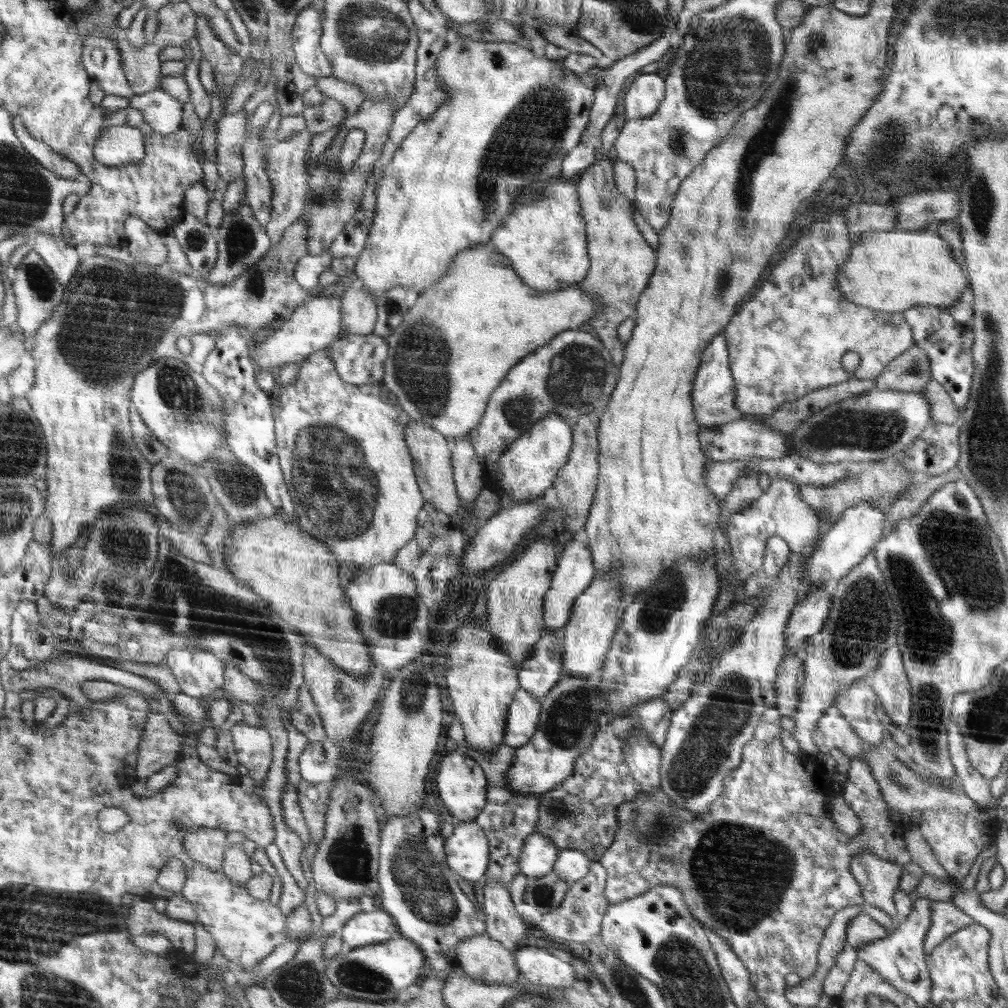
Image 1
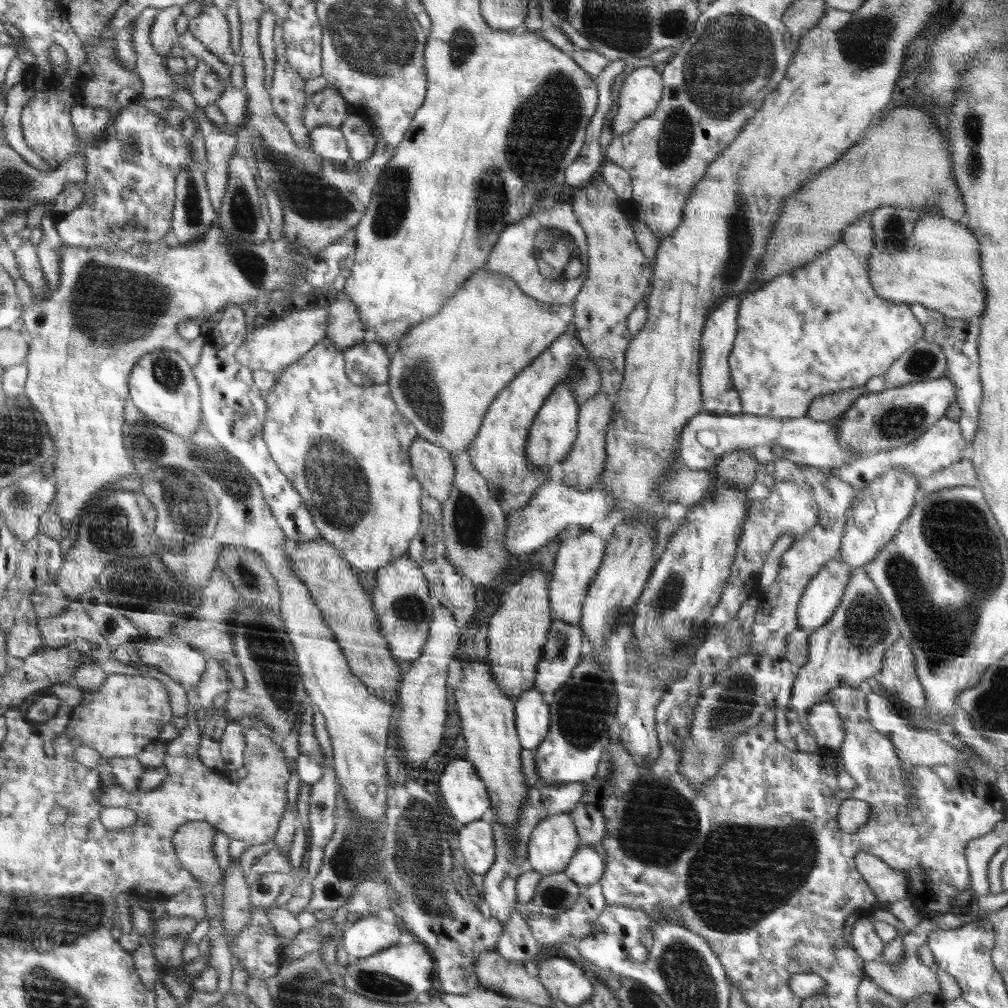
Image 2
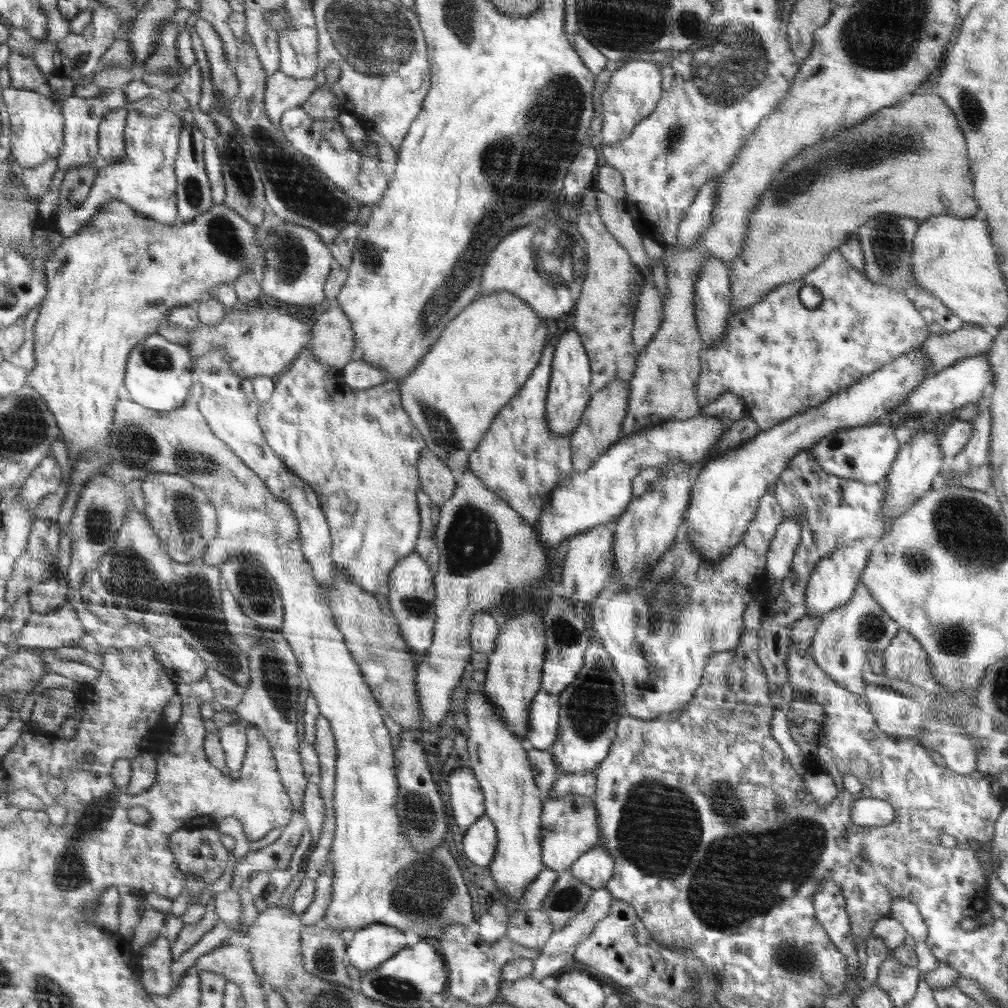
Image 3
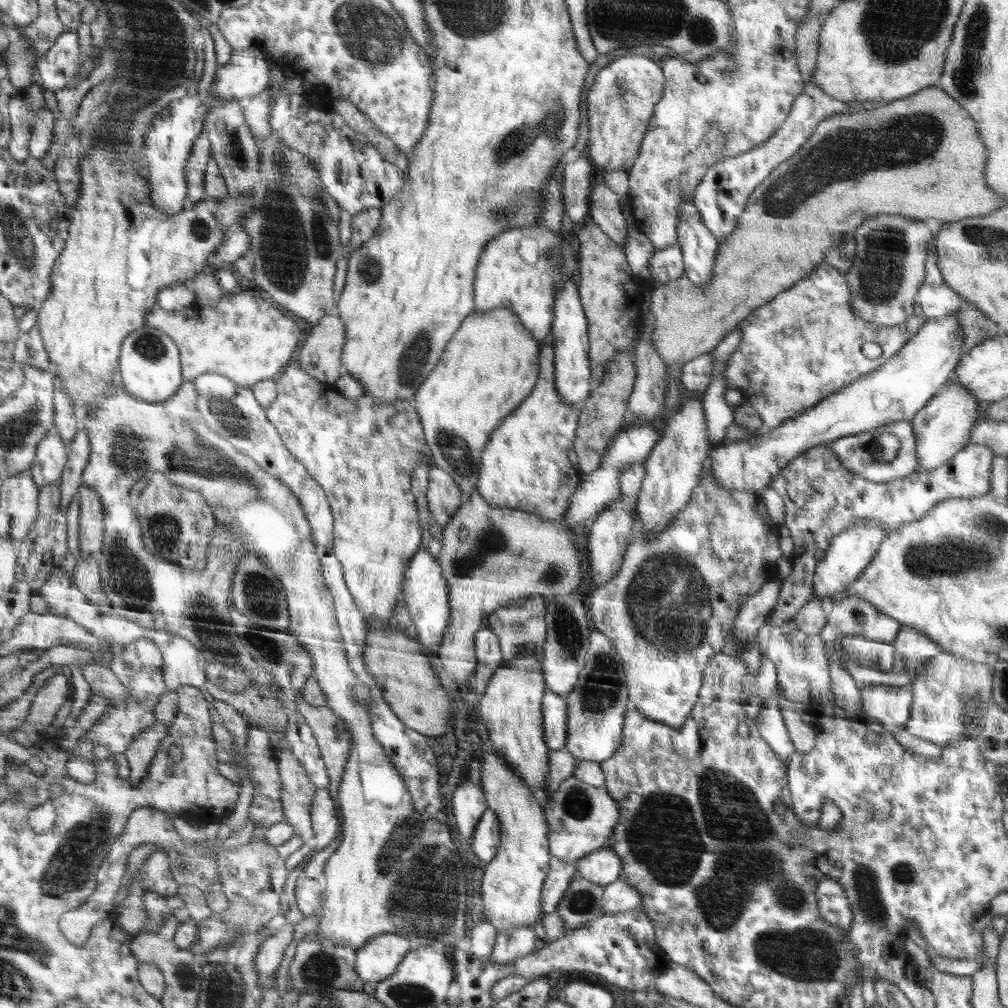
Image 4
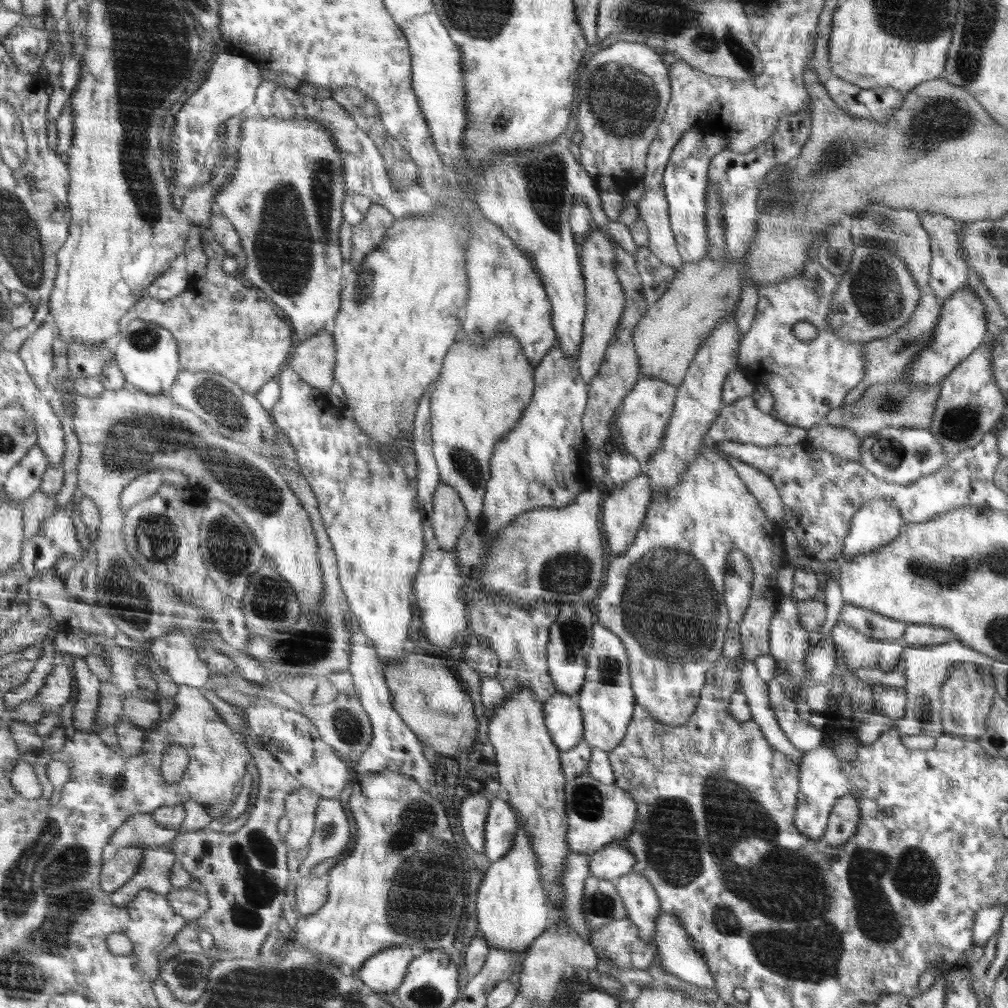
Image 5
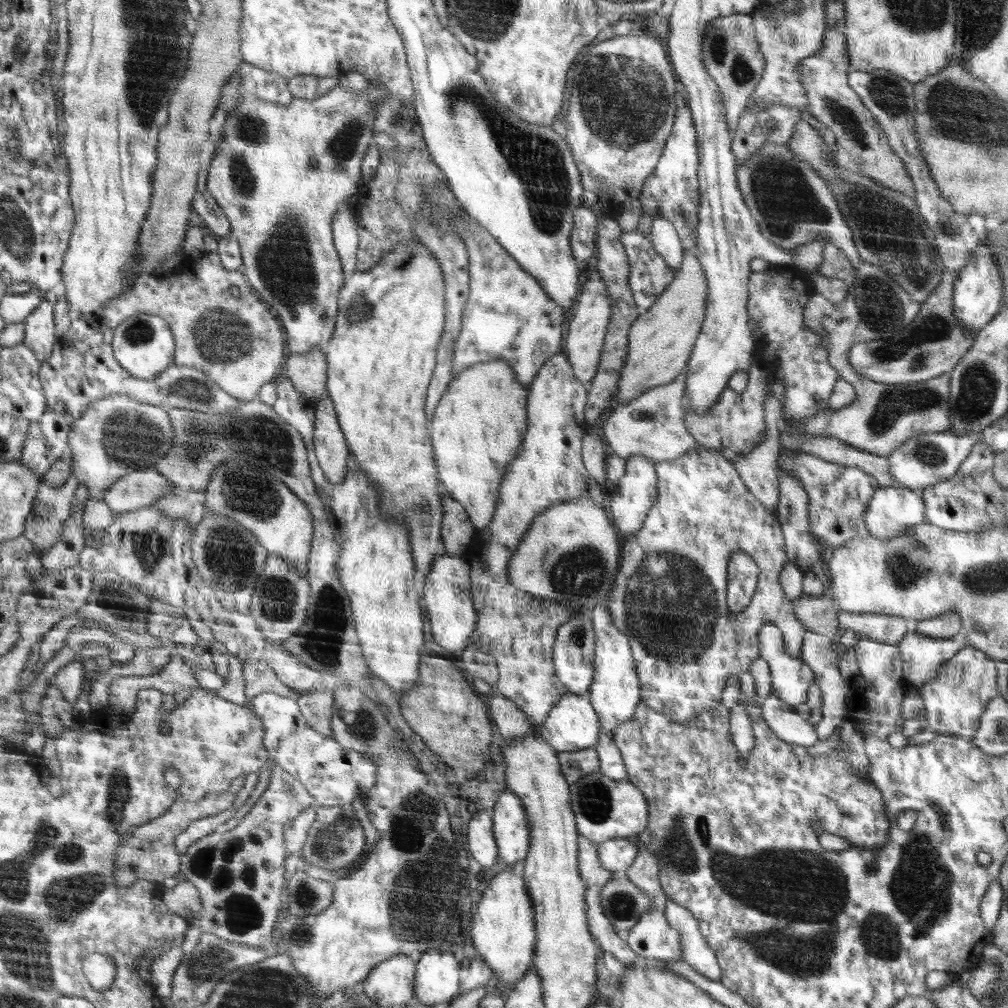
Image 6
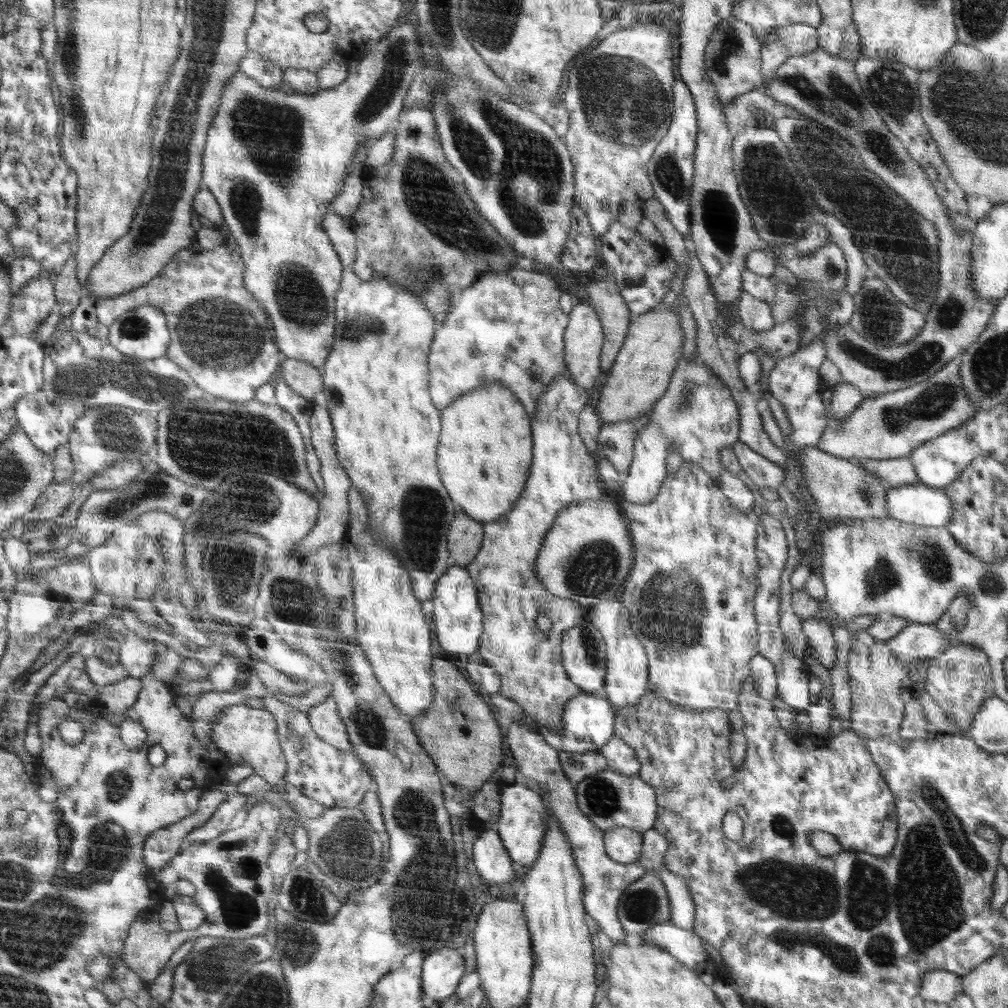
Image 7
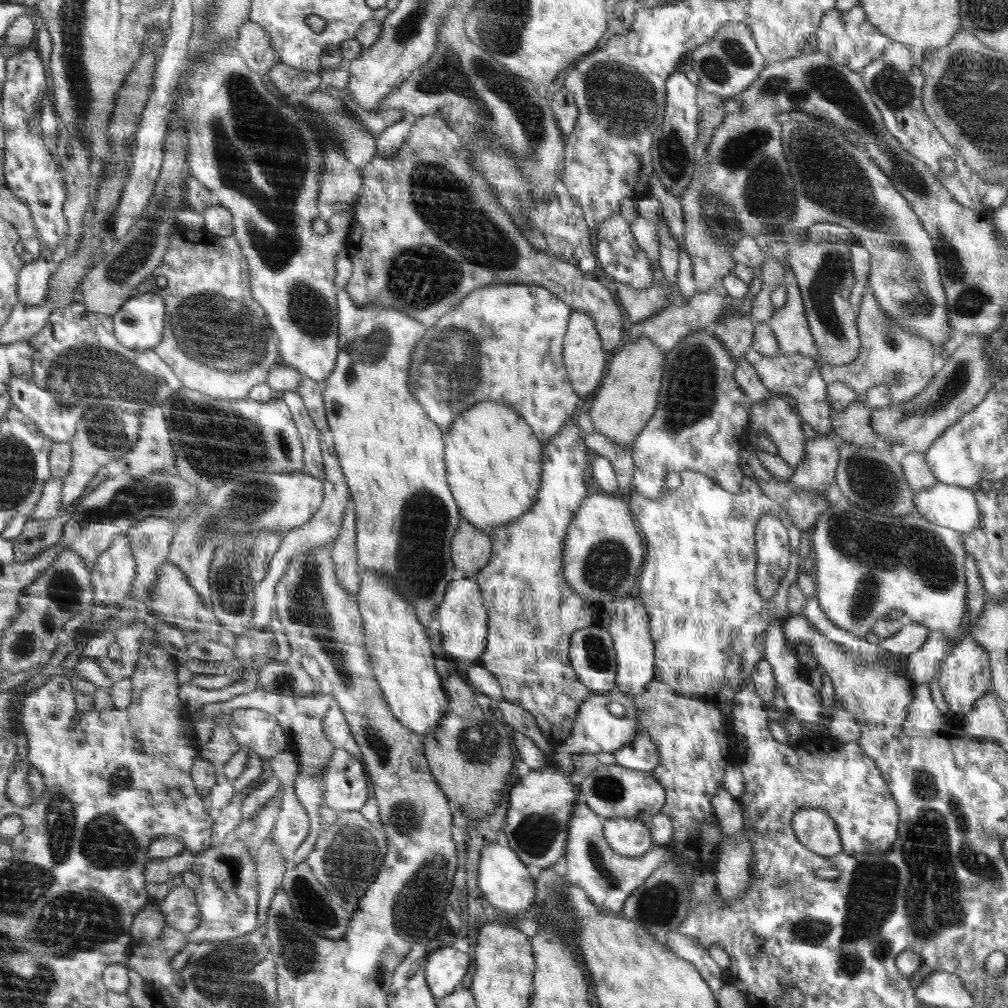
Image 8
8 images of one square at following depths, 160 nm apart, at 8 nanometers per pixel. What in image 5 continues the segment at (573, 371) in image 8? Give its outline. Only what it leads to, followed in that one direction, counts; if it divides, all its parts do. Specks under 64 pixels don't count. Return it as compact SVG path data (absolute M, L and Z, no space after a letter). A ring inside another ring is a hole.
M599 227L594 228L592 238L584 242L582 255L584 279L587 280L587 320L583 322L583 342L575 359L583 380L590 382L599 373L606 349L618 328L625 307L625 292L614 272L616 254Z

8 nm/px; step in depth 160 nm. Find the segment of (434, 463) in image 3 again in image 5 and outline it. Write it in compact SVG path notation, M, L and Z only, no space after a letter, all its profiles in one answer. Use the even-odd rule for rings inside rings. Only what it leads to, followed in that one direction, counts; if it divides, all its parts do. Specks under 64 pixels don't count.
M441 482L434 492L431 514L431 527L439 547L454 550L469 519L466 505L455 488Z

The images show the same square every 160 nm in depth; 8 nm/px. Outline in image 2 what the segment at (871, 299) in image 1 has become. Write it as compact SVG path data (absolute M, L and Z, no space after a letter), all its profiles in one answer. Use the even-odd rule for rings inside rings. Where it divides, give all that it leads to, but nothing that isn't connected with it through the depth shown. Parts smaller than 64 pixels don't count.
M944 216L923 217L915 222L904 250L896 254L884 254L884 252L880 254L876 251L864 264L867 267L868 279L870 279L874 293L888 301L898 304L903 302L908 305L918 303L941 312L950 320L978 320L985 309L987 294L984 291L984 279L982 279L980 266L980 245L968 226L958 221L946 219Z

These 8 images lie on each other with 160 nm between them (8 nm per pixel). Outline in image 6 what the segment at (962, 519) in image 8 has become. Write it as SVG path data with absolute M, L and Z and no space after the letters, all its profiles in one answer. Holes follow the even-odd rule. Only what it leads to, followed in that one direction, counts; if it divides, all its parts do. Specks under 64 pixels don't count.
M894 481L894 484L877 488L870 498L861 521L861 530L880 540L888 540L904 534L904 529L915 524L924 523L925 508L918 489L906 488Z

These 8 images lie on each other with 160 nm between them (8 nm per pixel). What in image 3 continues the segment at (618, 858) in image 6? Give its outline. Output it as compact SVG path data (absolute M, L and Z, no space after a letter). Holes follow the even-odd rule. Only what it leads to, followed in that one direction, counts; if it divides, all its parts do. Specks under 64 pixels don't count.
M600 845L587 850L570 868L574 878L592 889L606 886L615 874L613 855Z

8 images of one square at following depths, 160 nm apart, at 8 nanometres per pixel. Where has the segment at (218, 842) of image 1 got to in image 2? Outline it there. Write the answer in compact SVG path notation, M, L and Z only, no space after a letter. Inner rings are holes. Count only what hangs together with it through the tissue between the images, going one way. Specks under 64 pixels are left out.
M193 820L180 826L172 837L182 866L206 887L218 885L223 878L212 844L216 832L209 822Z

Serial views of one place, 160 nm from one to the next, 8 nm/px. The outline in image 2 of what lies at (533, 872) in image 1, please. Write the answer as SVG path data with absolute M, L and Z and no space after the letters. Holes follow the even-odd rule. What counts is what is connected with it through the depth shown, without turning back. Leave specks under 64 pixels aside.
M567 811L545 818L530 834L522 872L535 870L544 877L563 872L580 848L580 834Z

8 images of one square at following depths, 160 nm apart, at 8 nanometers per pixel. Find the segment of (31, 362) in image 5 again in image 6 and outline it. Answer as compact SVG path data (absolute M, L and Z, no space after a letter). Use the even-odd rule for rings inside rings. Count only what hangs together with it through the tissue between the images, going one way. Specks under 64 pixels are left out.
M43 298L36 310L23 321L25 326L23 343L35 352L41 364L50 358L56 343L54 311L53 304Z

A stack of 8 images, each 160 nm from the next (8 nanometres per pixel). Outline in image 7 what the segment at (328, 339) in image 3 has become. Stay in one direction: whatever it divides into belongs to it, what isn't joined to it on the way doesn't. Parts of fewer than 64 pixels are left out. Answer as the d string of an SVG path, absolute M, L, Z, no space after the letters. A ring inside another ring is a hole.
M289 359L283 363L281 377L298 394L311 401L321 398L323 390L322 370L300 360Z

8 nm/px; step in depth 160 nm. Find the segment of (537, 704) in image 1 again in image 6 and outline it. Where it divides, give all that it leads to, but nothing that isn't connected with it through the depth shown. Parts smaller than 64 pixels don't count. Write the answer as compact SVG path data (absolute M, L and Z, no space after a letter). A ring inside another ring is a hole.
M567 693L564 694L564 698L560 698L560 702L556 702L556 710L552 710L552 718L548 718L548 722L542 722L538 730L539 736L551 743L556 752L574 752L596 746L602 731L602 724L591 702L590 694Z

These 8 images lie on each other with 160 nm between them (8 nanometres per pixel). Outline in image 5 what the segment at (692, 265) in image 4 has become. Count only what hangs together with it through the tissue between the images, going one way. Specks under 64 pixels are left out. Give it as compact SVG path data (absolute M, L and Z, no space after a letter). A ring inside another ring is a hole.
M689 130L675 144L663 174L663 189L668 203L669 222L684 263L700 262L708 253L705 190L708 185L708 167L712 157L725 148L719 134Z

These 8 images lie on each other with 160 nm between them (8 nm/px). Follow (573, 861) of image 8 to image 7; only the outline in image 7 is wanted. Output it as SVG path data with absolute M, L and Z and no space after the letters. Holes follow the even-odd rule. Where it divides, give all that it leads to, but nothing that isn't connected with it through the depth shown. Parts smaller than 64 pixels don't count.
M506 722L506 733L508 734L509 756L520 765L520 771L528 780L530 786L540 786L546 796L547 808L559 820L559 826L571 843L572 852L575 855L576 866L579 867L583 877L583 903L587 906L587 913L596 920L602 932L610 938L614 944L624 941L623 925L619 921L618 899L626 887L640 877L648 874L647 867L639 861L628 863L616 862L606 851L604 833L596 827L596 824L579 809L577 786L571 781L562 766L559 766L559 751L552 748L534 730L530 730L526 724L520 722Z

